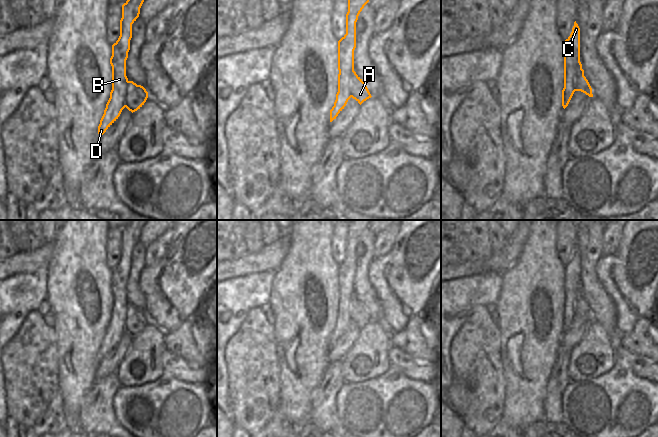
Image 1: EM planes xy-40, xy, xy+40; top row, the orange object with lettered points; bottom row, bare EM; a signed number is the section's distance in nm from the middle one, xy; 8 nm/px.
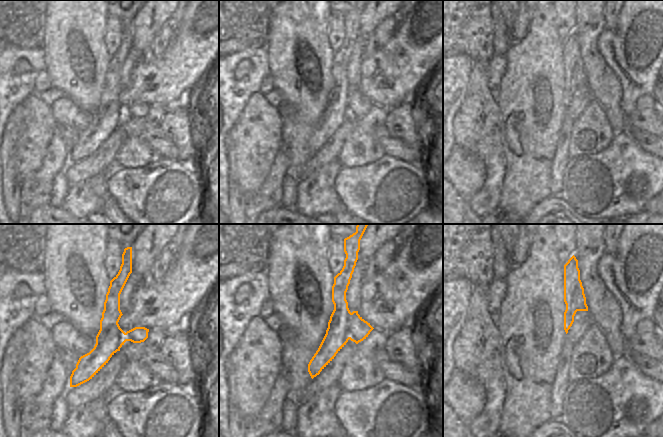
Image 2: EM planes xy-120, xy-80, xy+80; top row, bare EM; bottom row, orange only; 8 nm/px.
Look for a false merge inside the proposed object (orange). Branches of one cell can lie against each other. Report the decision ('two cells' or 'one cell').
two cells

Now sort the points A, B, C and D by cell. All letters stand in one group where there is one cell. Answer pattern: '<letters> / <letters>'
A / B C D

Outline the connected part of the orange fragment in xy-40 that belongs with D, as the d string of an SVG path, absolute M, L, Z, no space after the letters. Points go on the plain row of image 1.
M129 220L128 224L122 229L120 260L112 269L112 280L110 282L112 314L98 350L98 358L101 360L118 343L122 334L126 331L126 316L128 314L126 284L130 274L132 248L139 241L140 232L145 222L146 220Z

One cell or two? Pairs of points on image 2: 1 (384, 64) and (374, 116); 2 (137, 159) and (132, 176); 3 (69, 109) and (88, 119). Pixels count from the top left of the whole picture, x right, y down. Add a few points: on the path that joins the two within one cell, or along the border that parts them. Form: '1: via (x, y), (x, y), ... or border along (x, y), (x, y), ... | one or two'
1: border along (374, 104), (387, 109) | two
2: border along (158, 161), (143, 166), (112, 168) | two
3: via (74, 114), (79, 119), (83, 119) | one

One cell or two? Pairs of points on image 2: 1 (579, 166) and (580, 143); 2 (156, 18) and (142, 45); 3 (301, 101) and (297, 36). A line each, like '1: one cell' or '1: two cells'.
1: two cells
2: one cell
3: one cell

